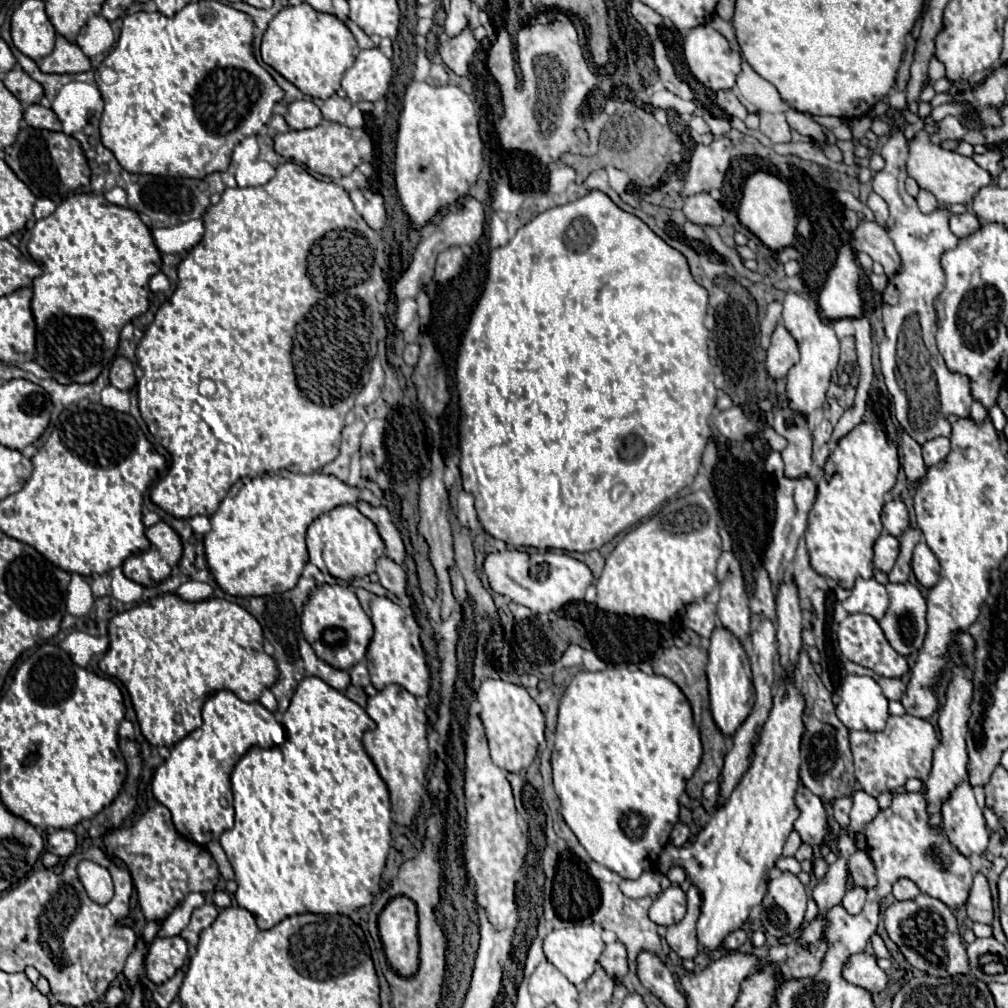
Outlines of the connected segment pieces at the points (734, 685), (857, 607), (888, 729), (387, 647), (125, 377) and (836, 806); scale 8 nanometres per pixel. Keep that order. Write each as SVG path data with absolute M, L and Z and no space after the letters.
M725 626L715 628L711 634L707 680L709 680L713 720L723 734L731 736L739 728L739 724L747 718L747 712L751 712L755 700L753 700L751 672L745 668L745 650L743 650L739 638L731 630L727 630Z
M859 578L855 582L855 588L851 590L851 596L843 602L843 608L849 612L849 614L857 614L857 612L863 612L863 614L871 614L875 616L877 620L883 618L885 610L889 606L889 596L887 596L887 590L883 584L879 584L875 578Z
M905 714L889 716L887 726L881 732L851 730L849 742L855 760L857 782L867 794L879 796L883 792L897 792L909 778L919 778L925 786L931 772L933 750L939 746L939 734L931 722Z
M373 596L369 616L375 626L375 634L367 648L367 666L373 686L381 690L387 684L399 684L413 696L425 696L429 692L429 670L419 640L421 628L415 618L387 596Z
M117 356L111 364L111 384L119 390L131 390L135 386L135 372L133 364L125 356Z
M843 796L843 798L833 800L833 816L835 816L835 820L839 822L841 828L847 826L849 812L851 812L851 798L849 796Z

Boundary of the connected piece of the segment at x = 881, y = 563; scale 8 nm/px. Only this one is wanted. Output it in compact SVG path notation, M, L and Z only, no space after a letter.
M891 534L879 536L875 542L875 560L873 560L875 568L889 574L897 556L899 556L899 540Z

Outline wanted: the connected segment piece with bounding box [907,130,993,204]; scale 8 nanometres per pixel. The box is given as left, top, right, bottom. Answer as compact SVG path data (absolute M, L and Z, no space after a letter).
M921 130L913 140L909 140L909 158L907 158L907 174L915 178L919 188L931 192L939 202L943 204L955 204L955 202L969 202L979 188L993 182L991 174L983 168L979 168L973 158L961 156L957 152L945 150L939 144L931 142L931 136Z

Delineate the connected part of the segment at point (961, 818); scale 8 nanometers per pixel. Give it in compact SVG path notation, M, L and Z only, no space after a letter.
M969 780L957 784L941 804L943 832L949 842L965 856L983 854L989 842L989 830L981 808L973 796L973 786Z

